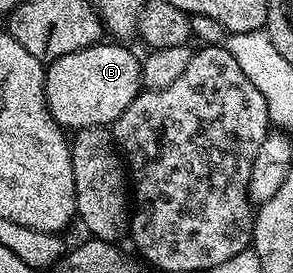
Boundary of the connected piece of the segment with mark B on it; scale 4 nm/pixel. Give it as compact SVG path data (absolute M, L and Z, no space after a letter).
M101 42L51 61L44 73L46 106L65 130L111 126L142 91L141 57L120 42Z

